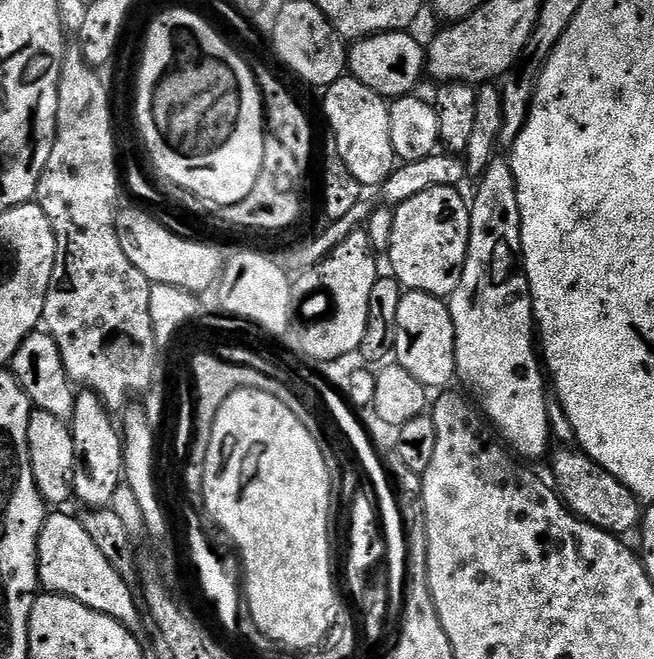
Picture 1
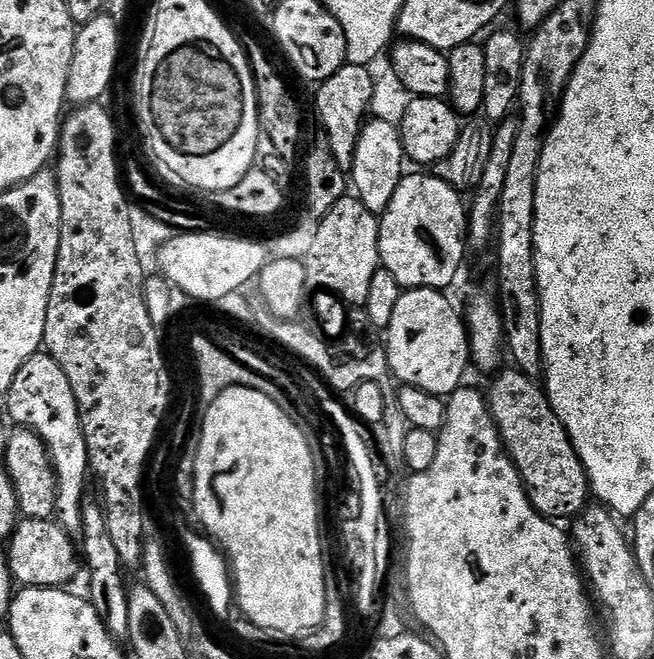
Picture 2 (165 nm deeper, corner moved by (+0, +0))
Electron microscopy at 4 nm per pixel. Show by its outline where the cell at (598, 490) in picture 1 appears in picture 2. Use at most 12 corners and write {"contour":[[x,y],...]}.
{"contour":[[519,370],[486,392],[536,511],[571,521],[588,472],[547,391]]}

